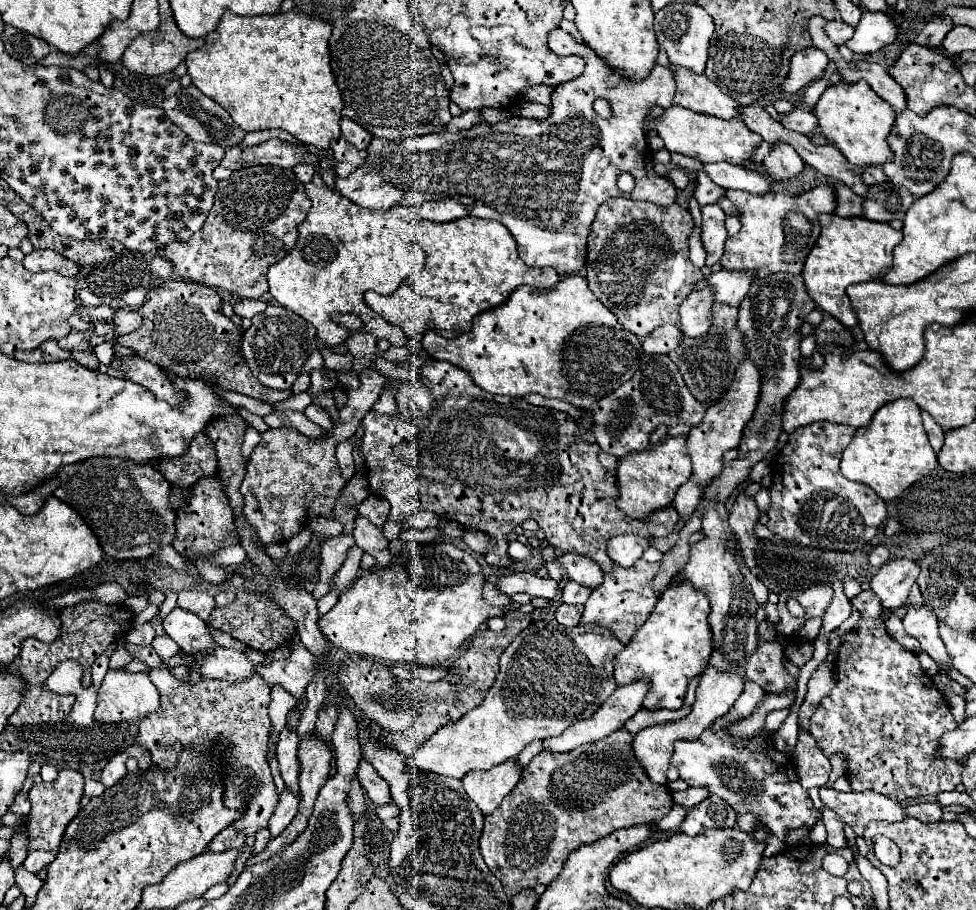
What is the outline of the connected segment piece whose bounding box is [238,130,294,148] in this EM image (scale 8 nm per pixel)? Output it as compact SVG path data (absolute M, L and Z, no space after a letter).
M264 130L264 132L250 132L250 134L246 134L238 146L250 148L250 146L258 146L258 144L262 144L262 142L266 142L266 140L270 140L270 138L294 142L294 140L290 140L290 134L286 134L286 132L282 132L282 130Z

